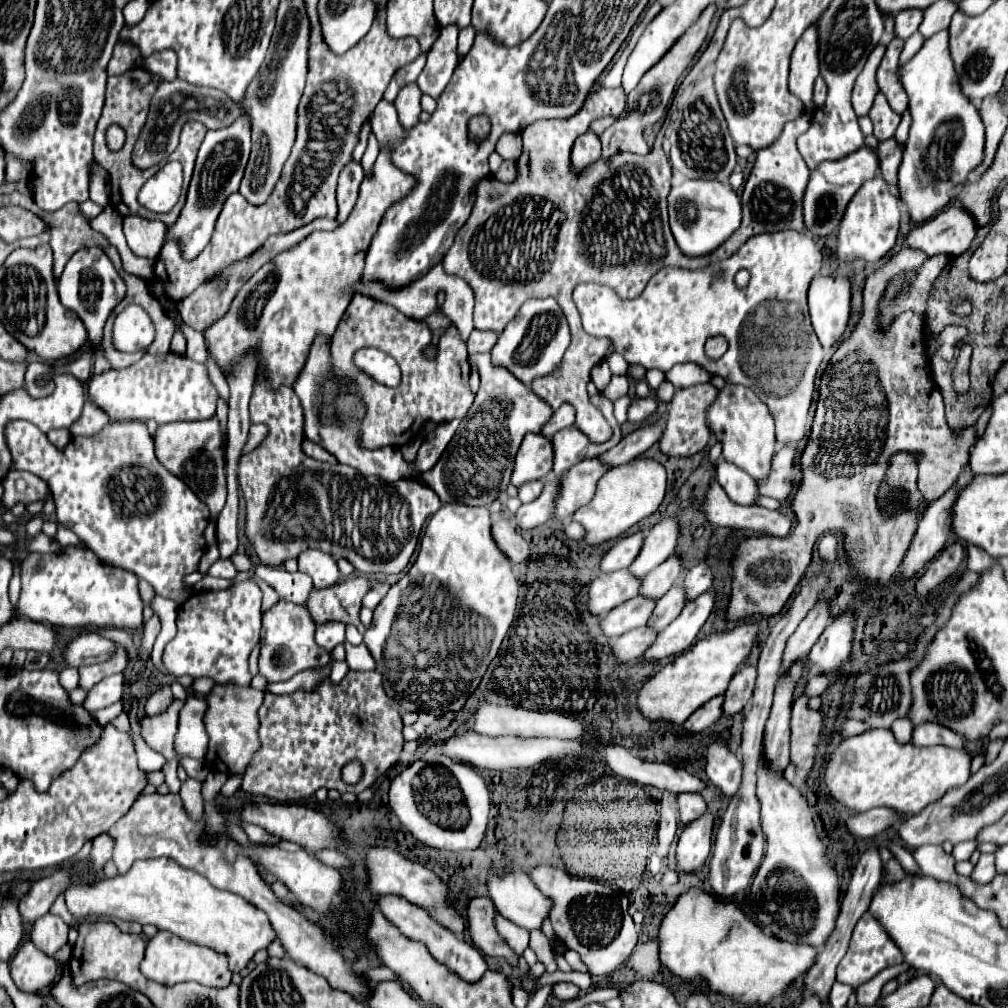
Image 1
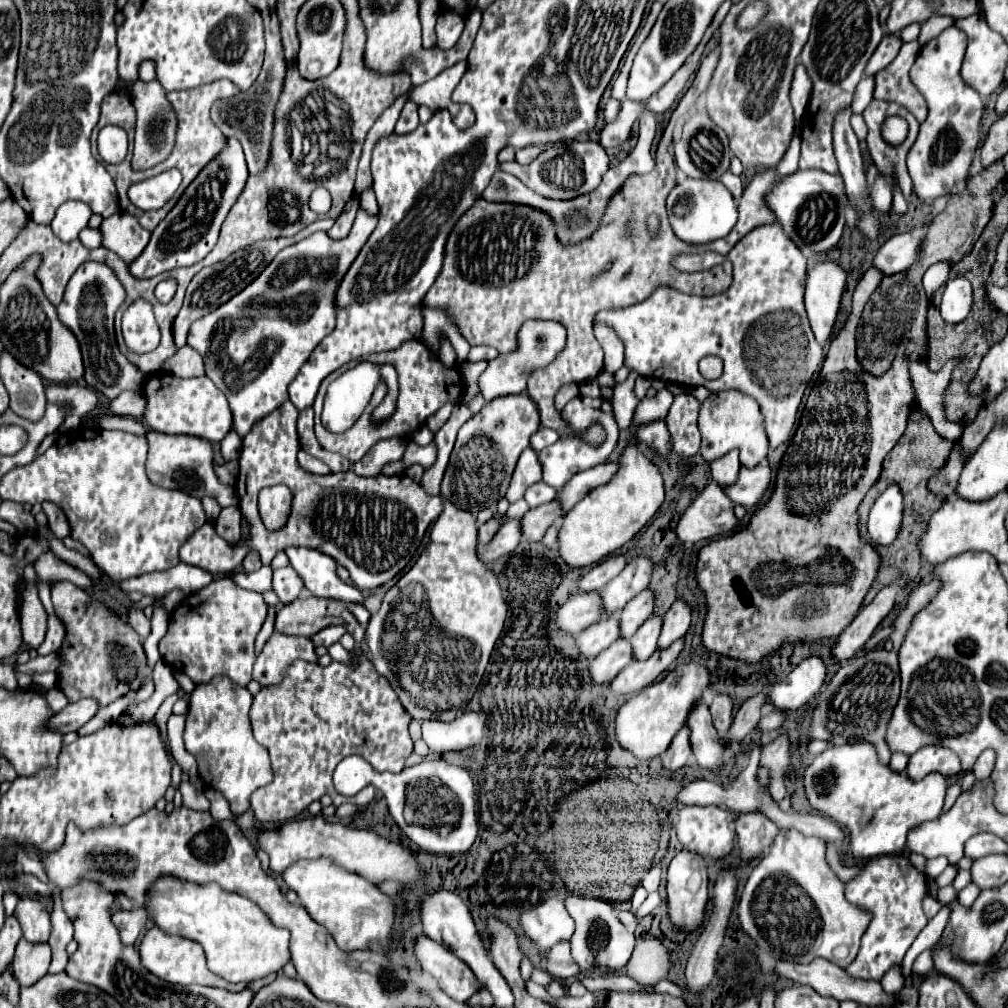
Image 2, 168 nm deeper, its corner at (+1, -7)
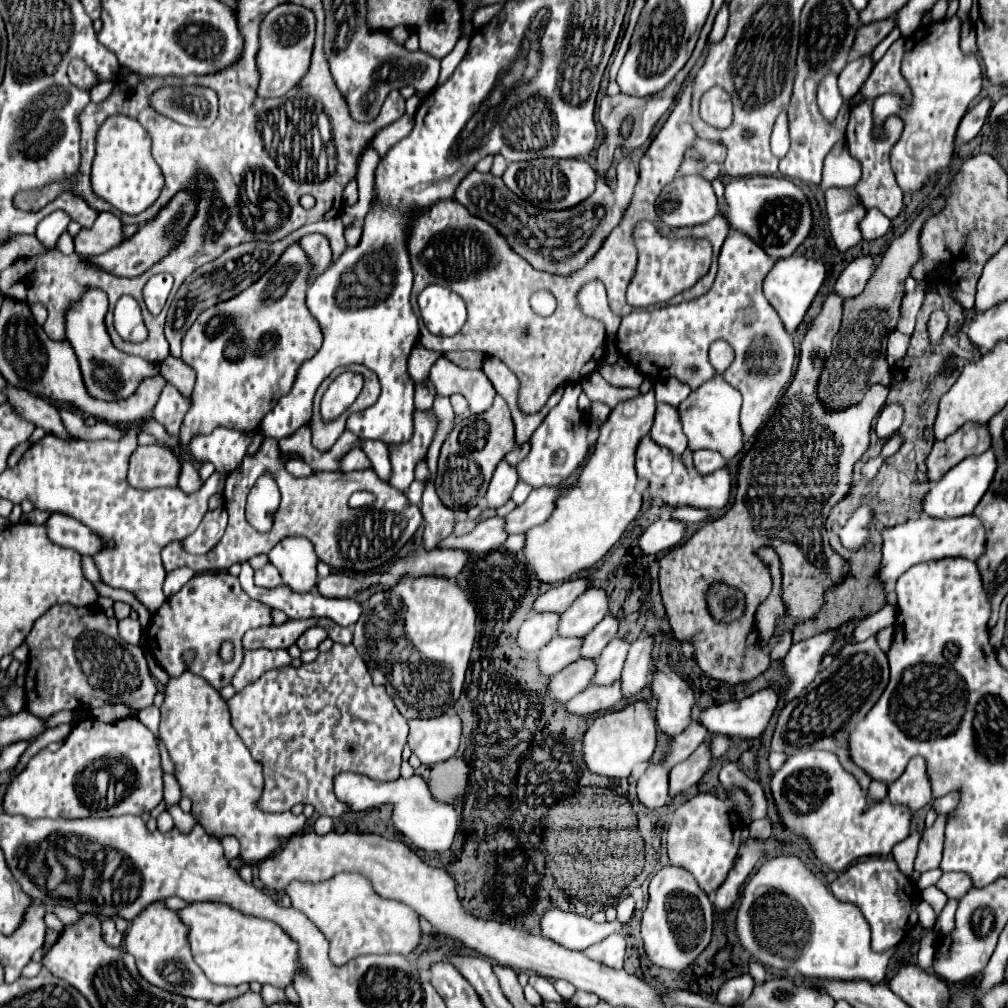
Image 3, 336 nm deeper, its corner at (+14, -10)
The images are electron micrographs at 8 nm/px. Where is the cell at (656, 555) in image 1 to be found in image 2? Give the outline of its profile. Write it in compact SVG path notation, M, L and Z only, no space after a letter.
M631 557L627 567L613 579L605 589L601 589L603 605L607 609L607 615L615 615L625 607L627 601L631 601L637 593L647 589L653 575L653 561L651 557Z

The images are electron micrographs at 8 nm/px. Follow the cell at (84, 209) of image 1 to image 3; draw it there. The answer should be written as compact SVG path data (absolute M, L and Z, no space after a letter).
M52 212L50 216L46 216L44 220L40 220L38 228L36 228L36 238L46 246L46 248L54 248L60 234L66 230L70 222L70 216L66 212Z

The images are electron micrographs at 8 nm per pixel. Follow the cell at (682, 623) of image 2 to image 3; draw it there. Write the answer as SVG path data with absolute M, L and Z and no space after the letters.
M652 638L636 640L630 646L628 658L622 670L622 698L630 700L642 692L642 688L650 680L650 666L652 666Z

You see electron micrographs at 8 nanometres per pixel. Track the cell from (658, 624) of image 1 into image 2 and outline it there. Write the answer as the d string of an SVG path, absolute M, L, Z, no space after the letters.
M651 615L637 629L637 633L631 637L631 645L633 645L633 653L635 653L633 657L635 659L647 659L649 655L653 655L653 651L657 649L661 625L663 625L663 615Z

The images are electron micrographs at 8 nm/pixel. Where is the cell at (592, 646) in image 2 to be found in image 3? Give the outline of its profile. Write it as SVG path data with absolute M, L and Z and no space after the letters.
M554 638L538 652L538 670L542 676L554 676L568 664L578 660L580 640Z

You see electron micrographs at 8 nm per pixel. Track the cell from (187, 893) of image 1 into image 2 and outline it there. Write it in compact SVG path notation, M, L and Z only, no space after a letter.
M161 875L145 895L147 919L163 933L179 935L203 945L207 967L229 983L263 979L281 971L289 961L289 931L277 929L249 899L219 889L217 883L197 885L173 875Z

